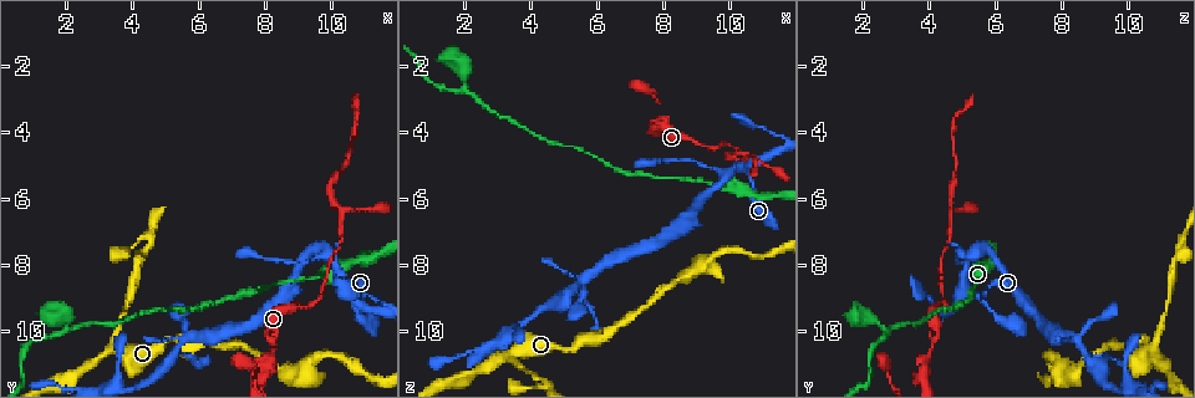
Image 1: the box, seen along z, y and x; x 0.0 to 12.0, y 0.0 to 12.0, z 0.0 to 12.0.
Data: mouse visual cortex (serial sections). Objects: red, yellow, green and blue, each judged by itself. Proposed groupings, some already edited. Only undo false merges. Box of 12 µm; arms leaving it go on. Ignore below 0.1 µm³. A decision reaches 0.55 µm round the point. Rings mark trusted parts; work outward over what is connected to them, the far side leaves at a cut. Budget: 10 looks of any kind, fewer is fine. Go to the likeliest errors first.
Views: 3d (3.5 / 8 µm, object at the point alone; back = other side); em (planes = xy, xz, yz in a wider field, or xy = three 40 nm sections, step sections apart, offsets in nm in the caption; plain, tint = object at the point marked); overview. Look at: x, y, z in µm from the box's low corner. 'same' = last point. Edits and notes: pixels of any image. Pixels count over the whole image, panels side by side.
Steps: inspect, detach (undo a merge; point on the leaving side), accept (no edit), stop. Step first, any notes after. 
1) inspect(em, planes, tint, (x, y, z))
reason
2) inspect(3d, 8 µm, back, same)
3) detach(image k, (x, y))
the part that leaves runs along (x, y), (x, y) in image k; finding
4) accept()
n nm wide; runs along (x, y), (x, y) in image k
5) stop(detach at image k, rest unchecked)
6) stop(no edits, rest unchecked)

inspect(3d, 3.5 µm, (3.4, 10.3, 10.8))
sharp bend

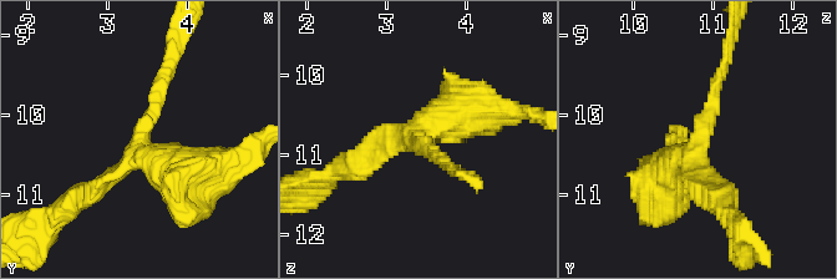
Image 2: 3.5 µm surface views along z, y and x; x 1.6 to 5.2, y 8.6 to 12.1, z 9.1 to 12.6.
inspect(em, xy, step 1, plain, (3.40, 10.35, 10.80))
3 arms; arms of 150, 200, 500 nm

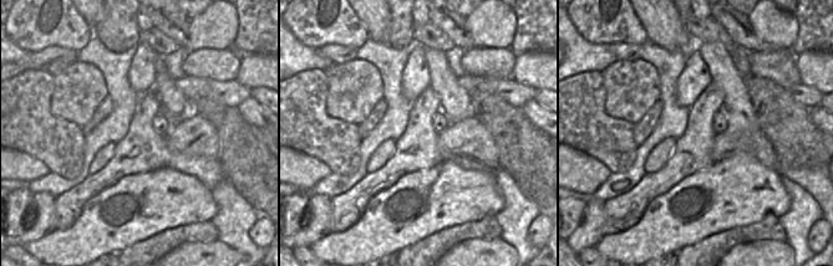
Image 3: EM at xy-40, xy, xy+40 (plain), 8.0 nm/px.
inspect(em, xy, step 1, tint, same)

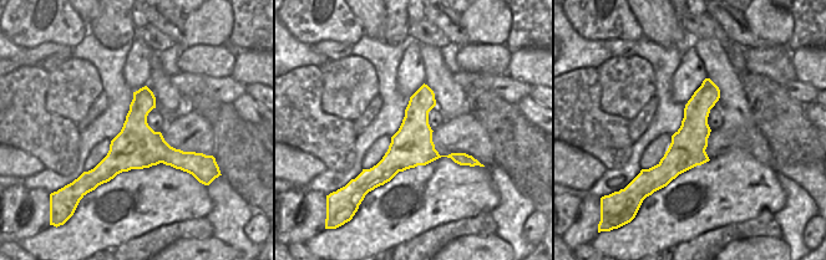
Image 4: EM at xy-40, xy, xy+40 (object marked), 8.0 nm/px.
accept()
340 nm wide; runs along (708, 82), (688, 147), (653, 182) in image 4; continuous, no second cell

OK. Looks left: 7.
inspect(3d, 3.5 µm, (9.6, 9.1, 4.5))
sharp bend

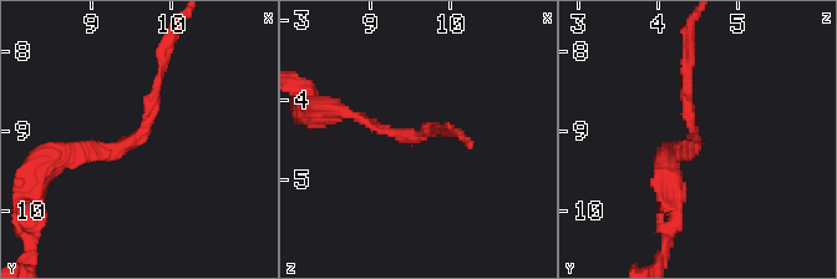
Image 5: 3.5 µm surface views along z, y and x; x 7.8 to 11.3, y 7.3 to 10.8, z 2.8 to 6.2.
inspect(em, xy, step 1, tint, (9.60, 9.10, 4.50))
need the tissue

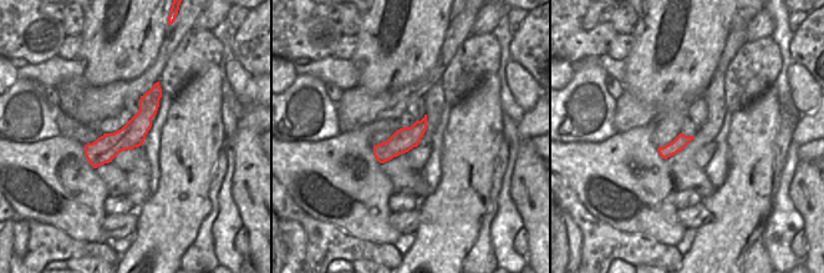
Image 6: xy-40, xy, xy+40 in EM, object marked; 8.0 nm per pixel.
inspect(em, planes, tint, same)
cut it another way

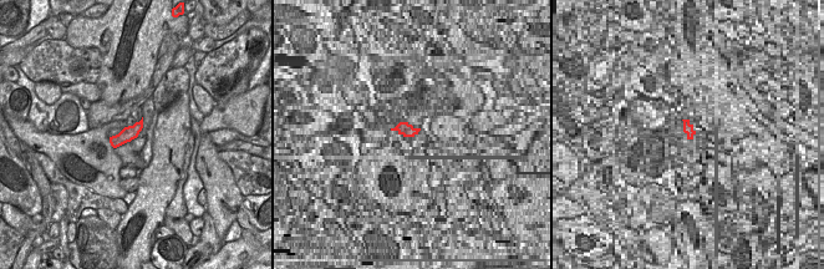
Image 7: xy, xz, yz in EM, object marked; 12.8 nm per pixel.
accept()
arms of 150, 150 nm; runs along (65, 150), (137, 138), (163, 62) in image 5; continuous, no second cell

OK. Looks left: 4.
inspect(3d, 8 µm, (2.1, 10.0, 2.7))
two arms in line, one across

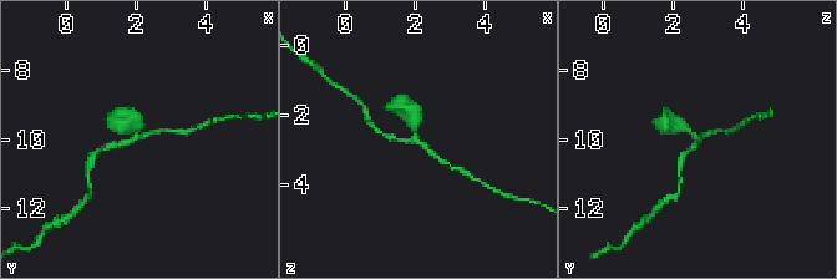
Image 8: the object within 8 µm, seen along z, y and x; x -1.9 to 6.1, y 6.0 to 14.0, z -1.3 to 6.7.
inspect(3d, 3.5 µm, (2.0, 10.0, 2.8))

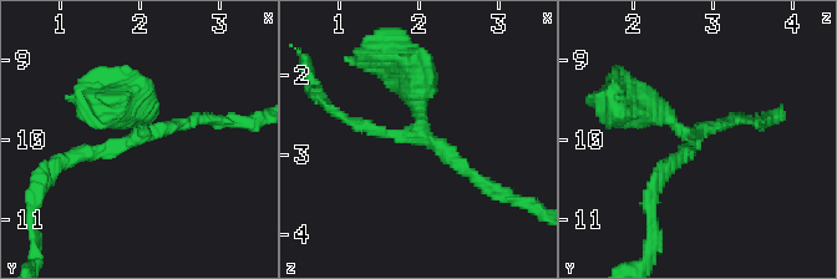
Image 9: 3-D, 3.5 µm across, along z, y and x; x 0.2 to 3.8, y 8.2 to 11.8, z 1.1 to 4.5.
inspect(em, planes, tint, (2.05, 9.95, 2.75))
3 arms; arms of 150, 150, 400 nm; need the tissue

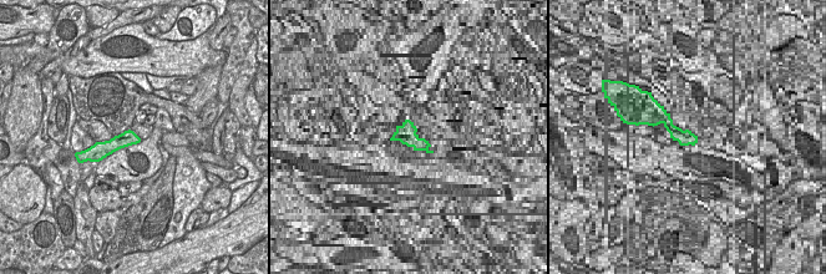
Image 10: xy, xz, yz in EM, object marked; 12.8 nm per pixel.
accept()
one cell here

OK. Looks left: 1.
stop(no edits, rest unchecked)

